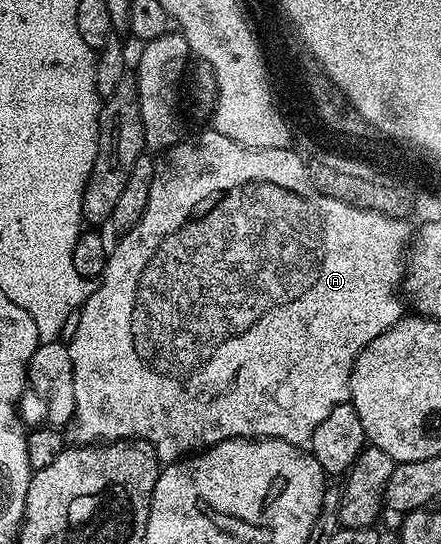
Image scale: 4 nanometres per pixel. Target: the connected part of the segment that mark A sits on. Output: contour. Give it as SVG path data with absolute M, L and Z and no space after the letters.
M212 127L206 129L206 133L197 133L194 137L186 136L178 145L172 145L160 154L161 161L159 157L155 165L151 196L147 199L147 211L143 211L143 219L139 219L139 223L135 223L135 227L130 233L124 234L118 240L121 242L117 246L112 246L109 258L105 261L105 269L101 272L99 284L76 314L75 324L72 326L72 329L74 328L73 338L68 338L67 341L71 355L71 367L75 375L75 411L72 421L67 426L67 437L70 442L76 443L78 446L133 441L134 439L146 441L157 452L158 462L161 463L180 461L198 451L207 450L213 445L230 441L236 437L286 441L292 445L304 446L306 443L312 442L315 427L319 427L319 423L323 423L323 419L327 419L327 415L331 415L331 411L335 411L335 407L349 401L349 380L359 351L363 351L363 347L367 347L367 343L371 343L371 339L379 339L379 335L383 335L383 331L387 331L403 316L403 310L401 310L403 280L398 274L401 271L401 248L406 236L404 225L386 221L382 213L351 207L339 199L331 199L327 195L323 195L314 187L313 180L309 177L309 170L299 165L297 159L286 153L284 149L248 149L227 139L227 135L218 133Z

